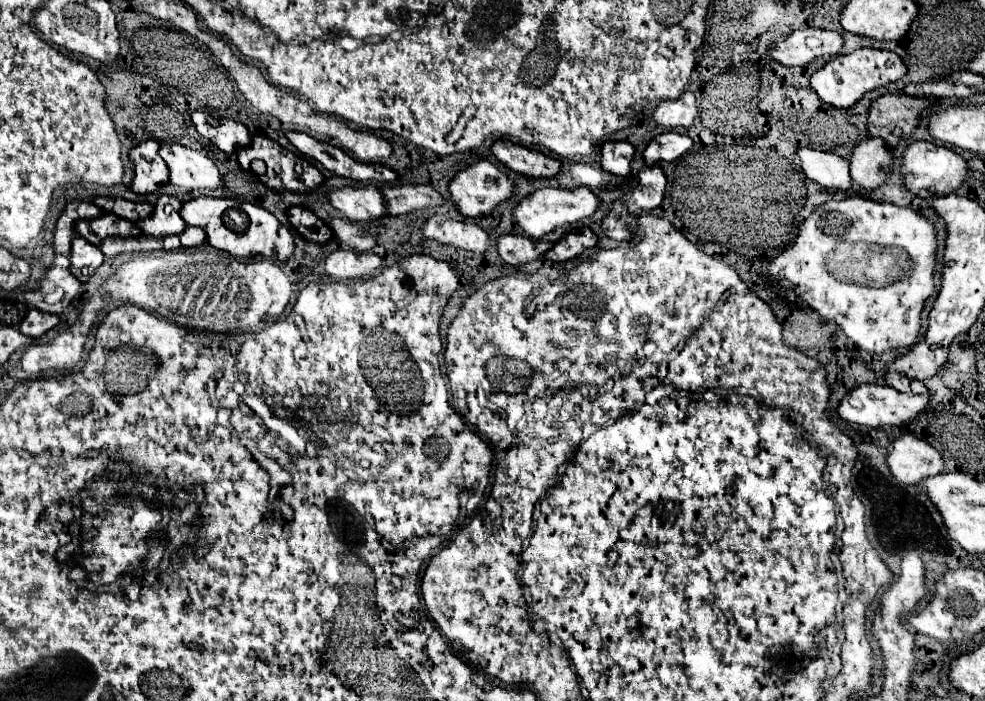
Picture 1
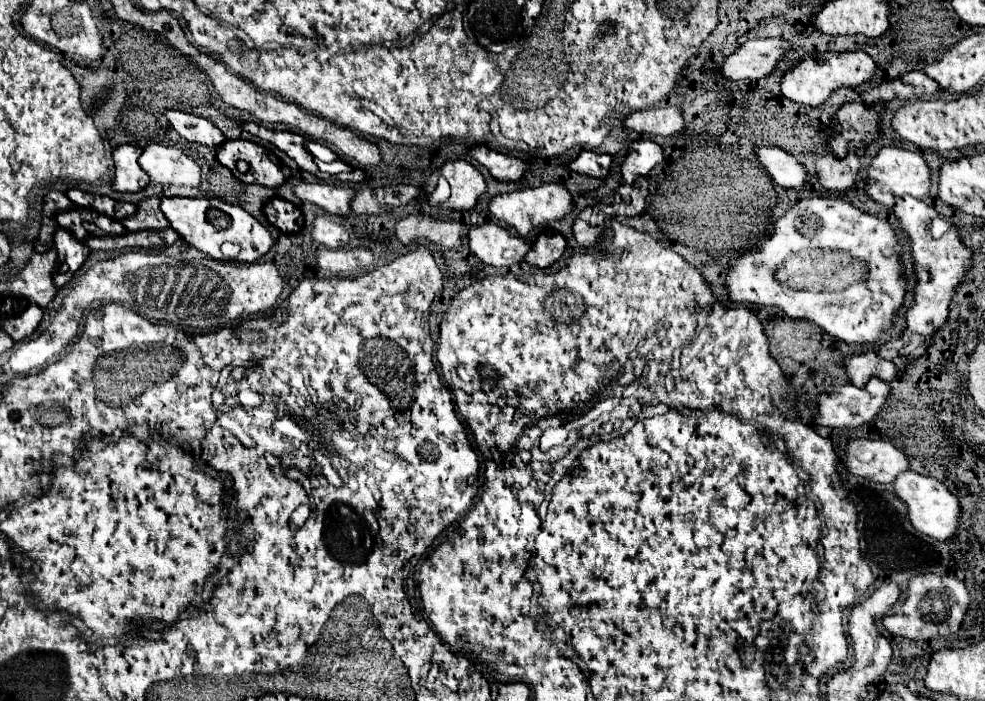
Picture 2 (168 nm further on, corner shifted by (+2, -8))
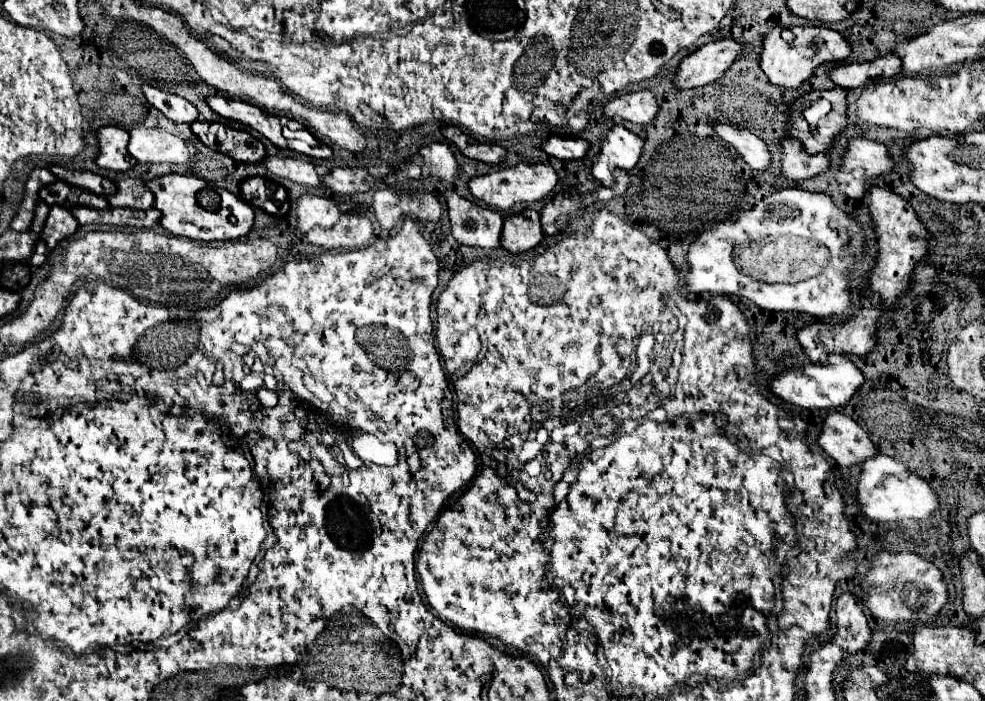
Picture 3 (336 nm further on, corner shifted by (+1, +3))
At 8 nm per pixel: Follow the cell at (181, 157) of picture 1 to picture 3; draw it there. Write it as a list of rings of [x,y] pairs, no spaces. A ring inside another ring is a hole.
[[[137,125],[129,129],[129,145],[127,151],[135,161],[141,163],[173,163],[183,165],[189,161],[189,151],[185,143],[159,127],[143,127]]]

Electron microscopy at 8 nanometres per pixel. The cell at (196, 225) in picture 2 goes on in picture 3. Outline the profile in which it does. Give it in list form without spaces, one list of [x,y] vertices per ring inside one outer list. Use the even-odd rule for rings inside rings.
[[[167,173],[161,177],[155,177],[147,183],[151,193],[155,195],[153,207],[161,211],[159,225],[167,229],[173,235],[191,237],[195,241],[227,241],[227,239],[239,239],[245,237],[253,227],[253,207],[245,203],[243,199],[235,197],[227,189],[215,187],[199,177],[187,177],[179,173]]]

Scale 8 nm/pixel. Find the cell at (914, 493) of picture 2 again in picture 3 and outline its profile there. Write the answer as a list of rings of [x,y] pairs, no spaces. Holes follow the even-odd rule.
[[[877,453],[861,463],[861,475],[857,481],[855,497],[859,501],[859,509],[871,521],[923,521],[931,517],[931,513],[939,507],[939,499],[927,481],[911,473],[901,461],[883,453]]]

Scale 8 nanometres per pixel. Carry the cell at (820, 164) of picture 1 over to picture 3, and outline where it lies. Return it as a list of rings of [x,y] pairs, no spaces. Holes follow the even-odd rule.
[[[717,121],[713,125],[715,133],[727,143],[731,145],[741,157],[743,161],[755,169],[755,171],[763,171],[769,167],[769,151],[767,151],[767,143],[763,143],[759,137],[751,135],[749,131],[741,131],[741,129],[735,129],[727,123],[721,123]]]

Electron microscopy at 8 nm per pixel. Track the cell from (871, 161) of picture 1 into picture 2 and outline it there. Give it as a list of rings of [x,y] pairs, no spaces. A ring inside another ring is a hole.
[[[854,152],[844,158],[840,158],[836,154],[826,154],[816,160],[816,170],[818,170],[820,184],[826,190],[846,192],[846,190],[854,188],[858,182],[860,156]]]

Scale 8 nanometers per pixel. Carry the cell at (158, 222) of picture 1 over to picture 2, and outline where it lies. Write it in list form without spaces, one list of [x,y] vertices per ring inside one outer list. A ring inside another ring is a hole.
[[[146,198],[146,200],[142,200],[138,204],[136,214],[130,216],[130,218],[124,218],[122,224],[130,232],[138,232],[138,230],[166,230],[170,226],[170,222],[166,220],[166,216],[160,210],[160,198]]]

